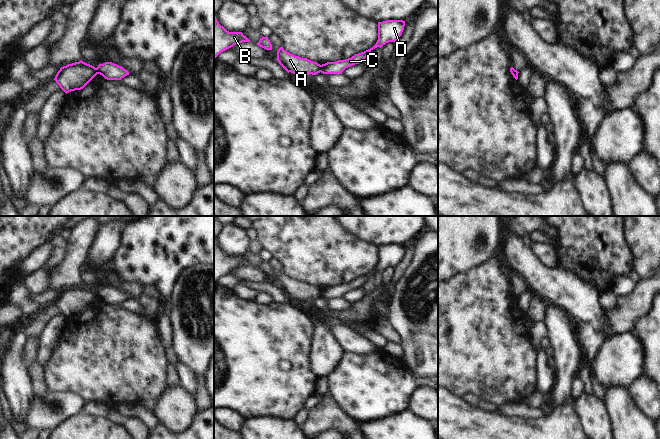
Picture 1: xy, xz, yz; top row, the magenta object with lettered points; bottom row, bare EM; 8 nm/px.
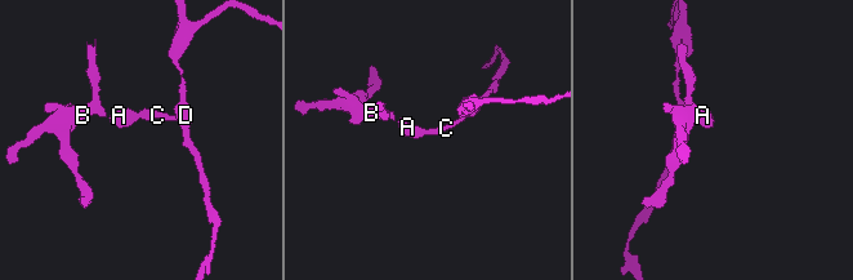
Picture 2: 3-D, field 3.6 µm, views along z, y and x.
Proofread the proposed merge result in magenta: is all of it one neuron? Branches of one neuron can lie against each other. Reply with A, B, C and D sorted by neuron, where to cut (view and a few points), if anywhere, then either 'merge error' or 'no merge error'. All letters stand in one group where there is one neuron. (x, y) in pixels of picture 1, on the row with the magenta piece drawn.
A B / C D; cut in xz along (321, 65), (319, 71); merge error

